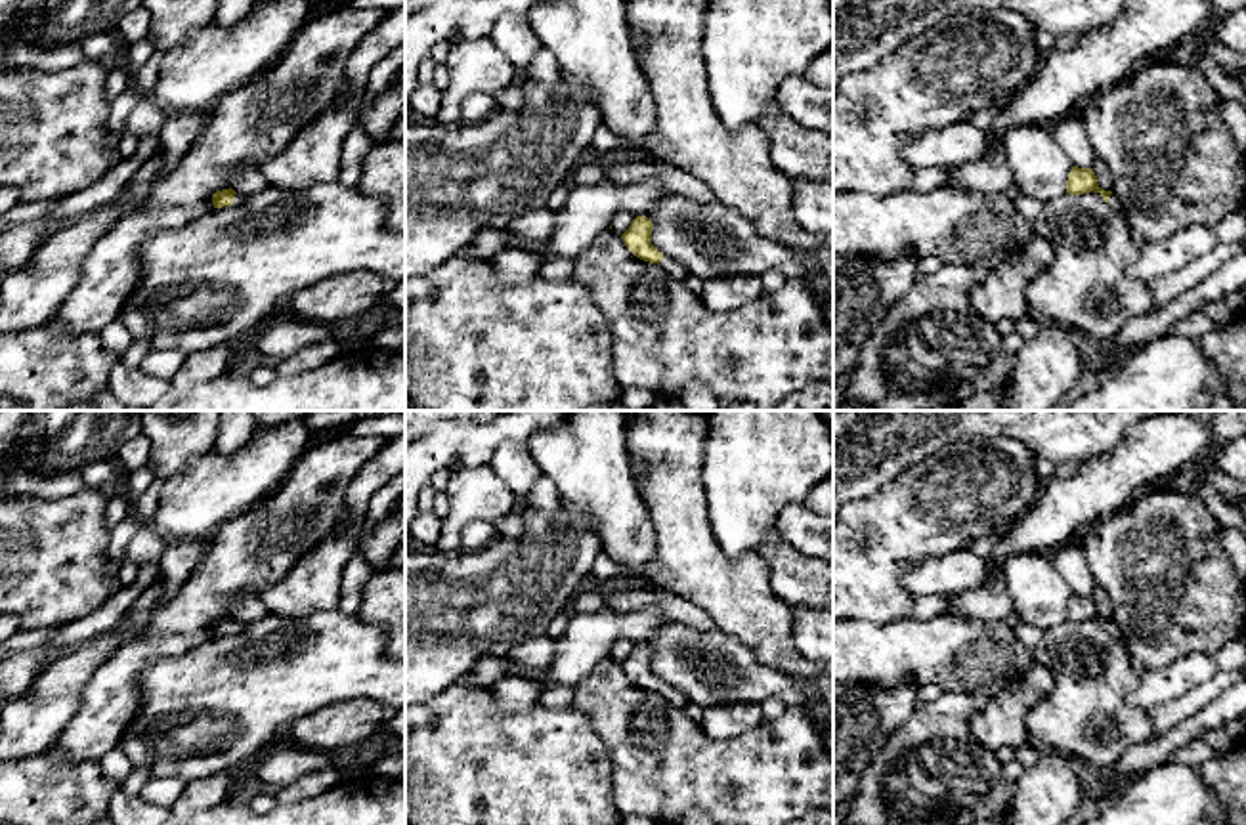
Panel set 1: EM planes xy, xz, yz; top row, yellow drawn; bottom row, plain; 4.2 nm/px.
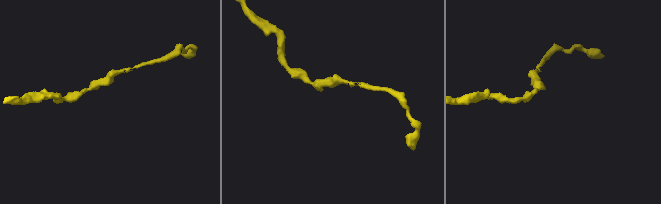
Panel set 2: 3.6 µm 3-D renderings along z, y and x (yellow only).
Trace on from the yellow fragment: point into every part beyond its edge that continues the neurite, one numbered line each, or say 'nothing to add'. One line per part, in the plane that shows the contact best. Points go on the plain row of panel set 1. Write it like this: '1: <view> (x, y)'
1: xz (671, 694)

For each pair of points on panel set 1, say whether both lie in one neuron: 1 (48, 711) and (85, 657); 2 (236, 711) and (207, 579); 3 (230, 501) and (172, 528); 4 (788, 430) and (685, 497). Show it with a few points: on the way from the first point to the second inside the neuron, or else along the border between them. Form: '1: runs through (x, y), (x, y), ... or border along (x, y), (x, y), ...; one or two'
1: runs through (56, 698), (60, 684), (71, 671); one
2: border along (214, 636), (174, 657); two
3: runs through (216, 501), (199, 501), (186, 514); one
4: border along (704, 438), (704, 497), (708, 522), (713, 528); two

